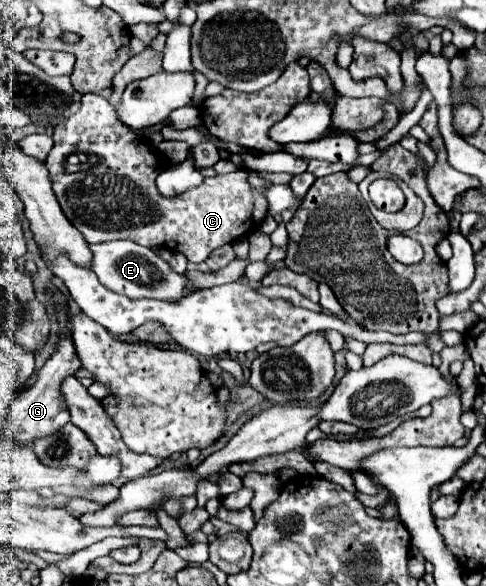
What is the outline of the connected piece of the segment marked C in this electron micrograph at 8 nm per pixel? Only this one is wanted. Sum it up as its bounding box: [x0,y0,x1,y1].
[46,96,270,264]

